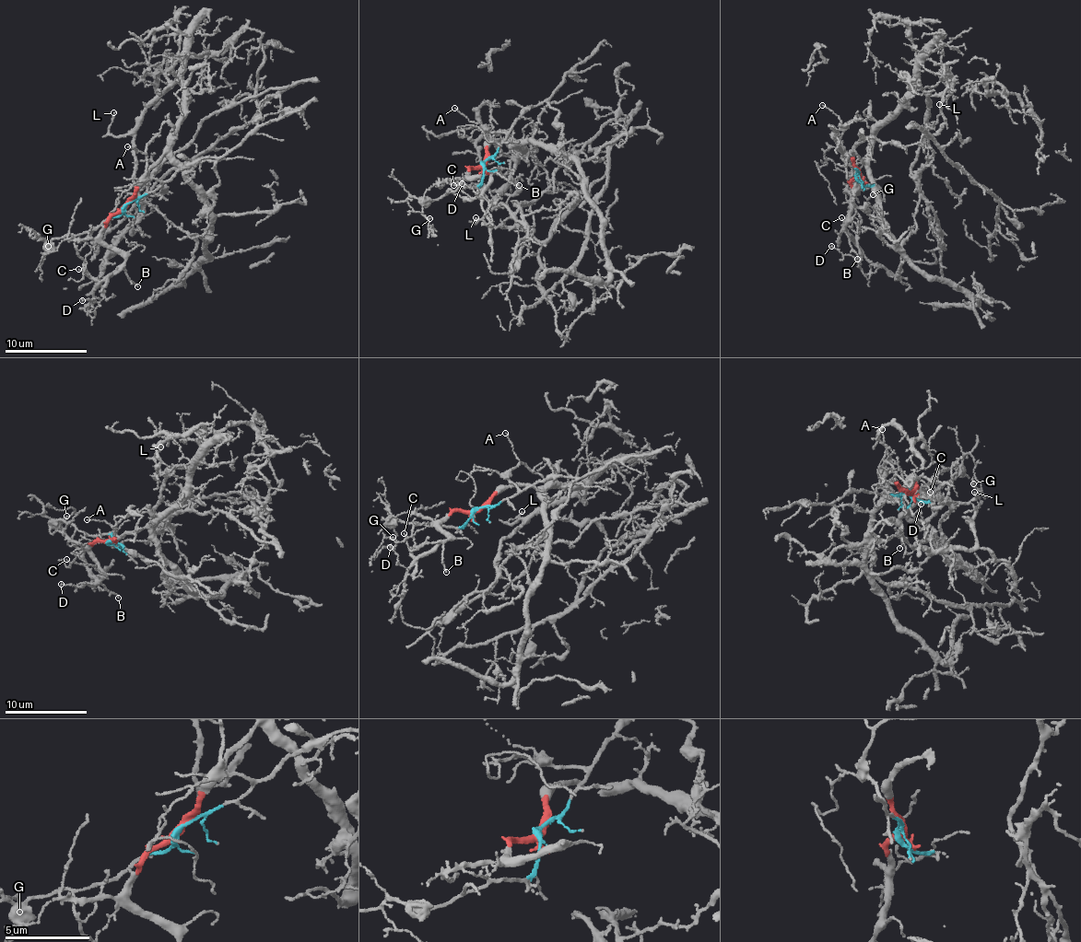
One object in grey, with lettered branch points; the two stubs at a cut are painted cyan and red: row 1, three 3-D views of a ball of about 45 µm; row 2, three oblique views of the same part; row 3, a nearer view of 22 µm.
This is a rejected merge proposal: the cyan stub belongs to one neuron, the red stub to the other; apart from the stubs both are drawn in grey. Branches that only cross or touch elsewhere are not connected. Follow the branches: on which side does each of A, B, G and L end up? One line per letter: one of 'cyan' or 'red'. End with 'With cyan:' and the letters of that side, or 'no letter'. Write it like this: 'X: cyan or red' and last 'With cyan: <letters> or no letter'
A: cyan
B: red
G: cyan
L: red
With cyan: A, G

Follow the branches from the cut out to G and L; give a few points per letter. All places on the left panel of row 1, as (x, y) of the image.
G: (124, 206), (124, 212), (91, 230), (50, 240), (35, 233), (49, 239), (45, 259), (42, 254), (47, 245)
L: (124, 206), (135, 185), (158, 164), (182, 111), (182, 93), (177, 82), (125, 135), (110, 131), (113, 112)

